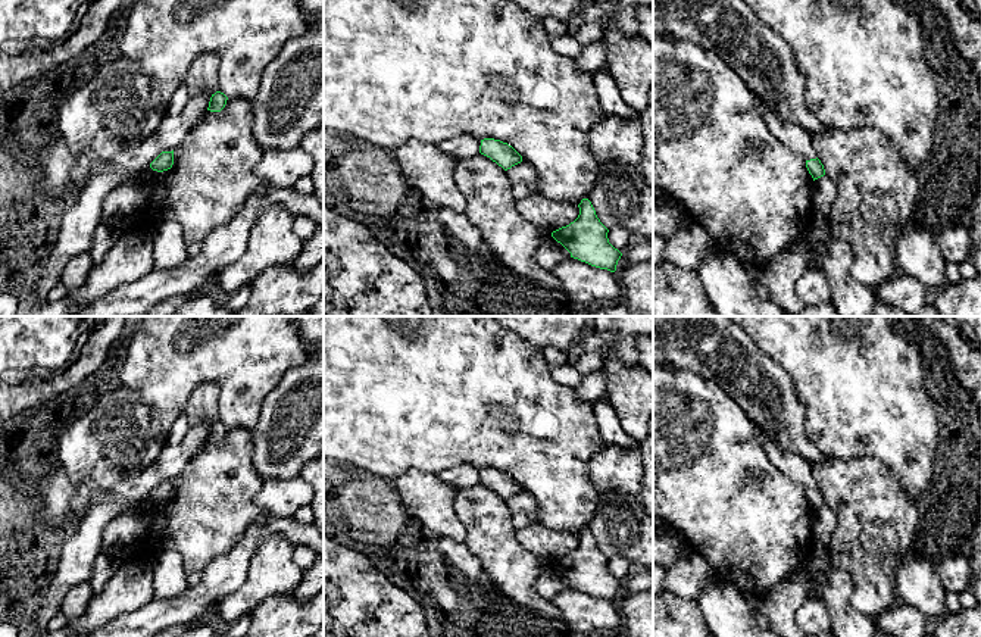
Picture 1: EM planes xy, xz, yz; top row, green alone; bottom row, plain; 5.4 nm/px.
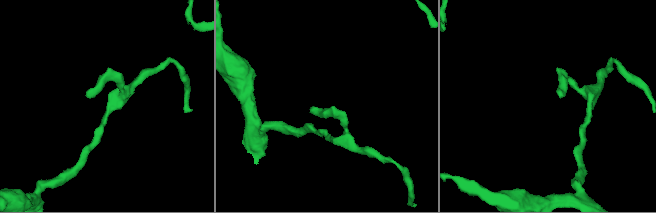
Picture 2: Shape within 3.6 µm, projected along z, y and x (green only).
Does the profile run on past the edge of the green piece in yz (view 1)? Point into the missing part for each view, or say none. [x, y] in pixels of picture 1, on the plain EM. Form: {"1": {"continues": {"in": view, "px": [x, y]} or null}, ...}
{"1": {"continues": null}}

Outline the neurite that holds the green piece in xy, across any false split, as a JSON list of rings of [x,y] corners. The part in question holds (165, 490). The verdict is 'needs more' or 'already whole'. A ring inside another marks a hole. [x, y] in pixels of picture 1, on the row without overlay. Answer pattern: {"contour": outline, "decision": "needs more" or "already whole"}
{"contour": [[[174,480],[162,481],[151,493],[150,497],[157,502],[171,499],[174,494]]], "decision": "already whole"}

